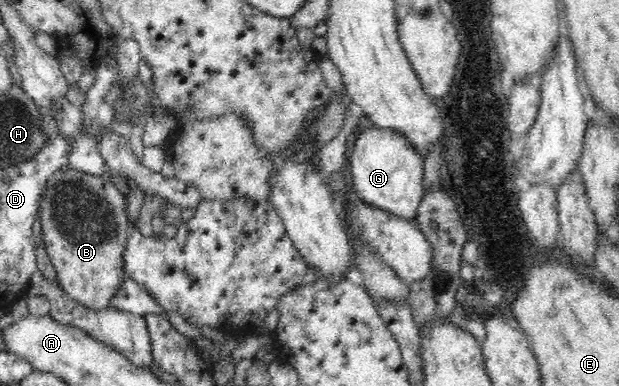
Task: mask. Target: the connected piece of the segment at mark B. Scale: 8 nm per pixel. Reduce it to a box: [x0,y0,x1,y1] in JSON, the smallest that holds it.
[39,165,130,311]

